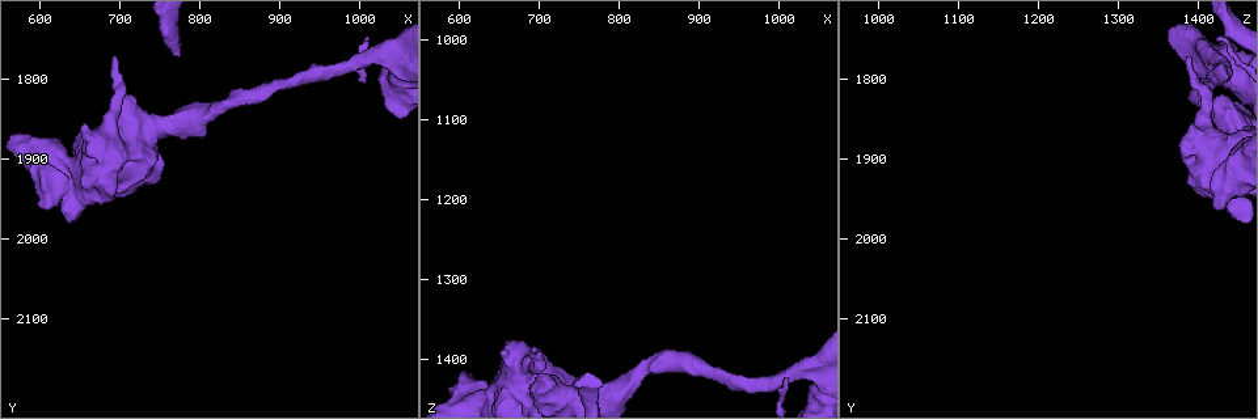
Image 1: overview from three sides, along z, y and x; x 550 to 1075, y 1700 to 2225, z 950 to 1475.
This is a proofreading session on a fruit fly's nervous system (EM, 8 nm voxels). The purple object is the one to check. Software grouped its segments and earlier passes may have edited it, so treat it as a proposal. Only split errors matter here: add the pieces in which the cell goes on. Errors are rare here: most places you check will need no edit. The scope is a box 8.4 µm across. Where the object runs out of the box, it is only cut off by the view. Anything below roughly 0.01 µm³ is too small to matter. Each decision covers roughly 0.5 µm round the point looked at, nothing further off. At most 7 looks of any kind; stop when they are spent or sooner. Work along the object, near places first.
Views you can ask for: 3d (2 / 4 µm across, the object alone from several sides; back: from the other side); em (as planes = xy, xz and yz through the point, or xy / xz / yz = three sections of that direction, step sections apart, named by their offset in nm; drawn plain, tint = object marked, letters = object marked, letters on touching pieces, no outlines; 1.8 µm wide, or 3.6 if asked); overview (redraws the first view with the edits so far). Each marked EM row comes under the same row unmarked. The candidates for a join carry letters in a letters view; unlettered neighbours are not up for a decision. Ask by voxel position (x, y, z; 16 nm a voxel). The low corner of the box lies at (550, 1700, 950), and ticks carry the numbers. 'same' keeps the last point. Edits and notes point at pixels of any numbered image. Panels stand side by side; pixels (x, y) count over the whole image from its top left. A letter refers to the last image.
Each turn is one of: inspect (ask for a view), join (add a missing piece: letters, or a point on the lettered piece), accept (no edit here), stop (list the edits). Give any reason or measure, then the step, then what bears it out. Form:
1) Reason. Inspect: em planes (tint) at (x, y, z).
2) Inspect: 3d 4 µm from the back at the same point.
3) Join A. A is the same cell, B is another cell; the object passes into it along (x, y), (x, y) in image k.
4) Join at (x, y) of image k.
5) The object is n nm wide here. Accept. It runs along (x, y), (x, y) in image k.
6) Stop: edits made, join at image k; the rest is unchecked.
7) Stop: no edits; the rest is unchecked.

Sudden change in width. Inspect: em 3.6 µm planes (tint) at (635, 1955, 1440).

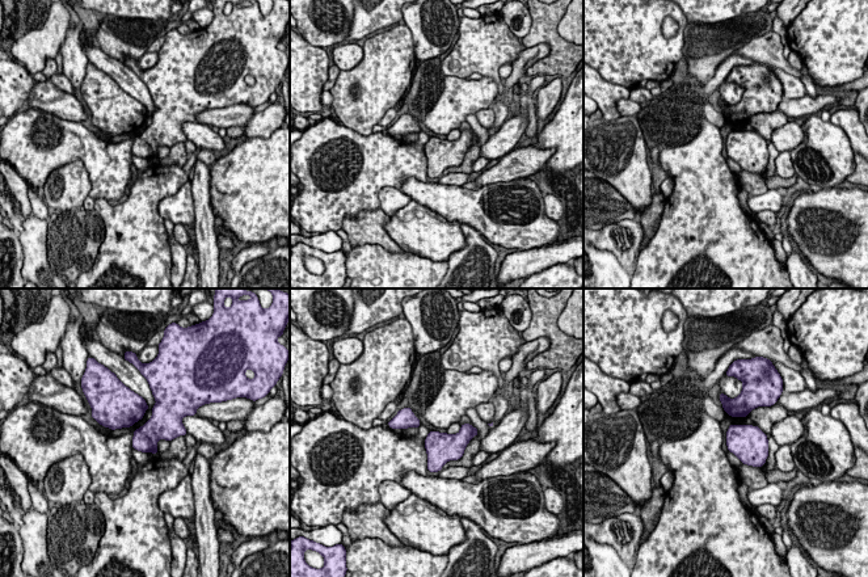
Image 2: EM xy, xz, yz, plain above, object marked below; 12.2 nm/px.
Inspect: em 3.6 µm planes (letters) at the same point.

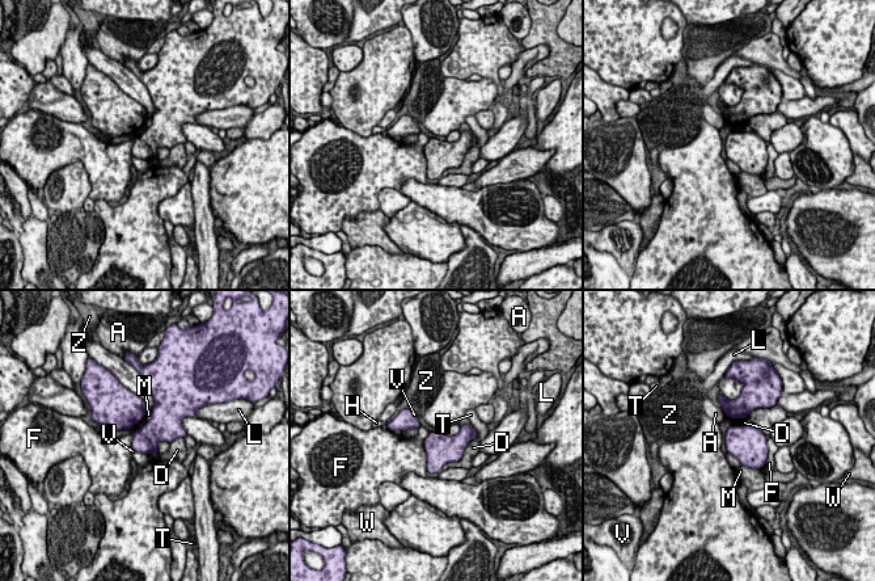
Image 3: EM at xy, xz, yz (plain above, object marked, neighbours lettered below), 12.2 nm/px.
Accept. A, D, F, H, L, M, T, V, W and Z are other cells; a border runs along (731, 425), (726, 433), (726, 451) in image 3; no lettered piece goes on from it.

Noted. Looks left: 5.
Branch stops here. Inspect: em xy step 8 (letters) at (695, 1770, 1385).

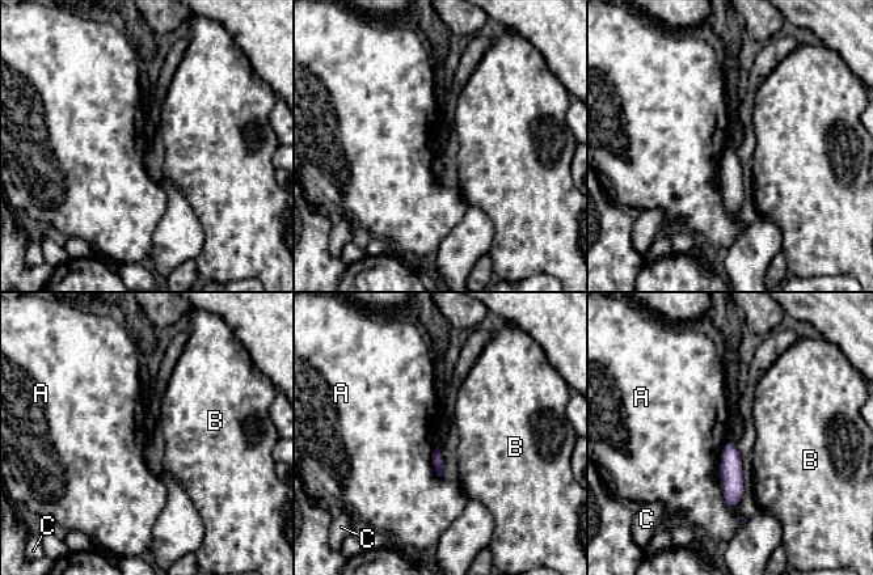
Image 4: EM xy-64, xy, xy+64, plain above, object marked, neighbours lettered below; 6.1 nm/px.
Inspect: em planes (letters) at the same point.

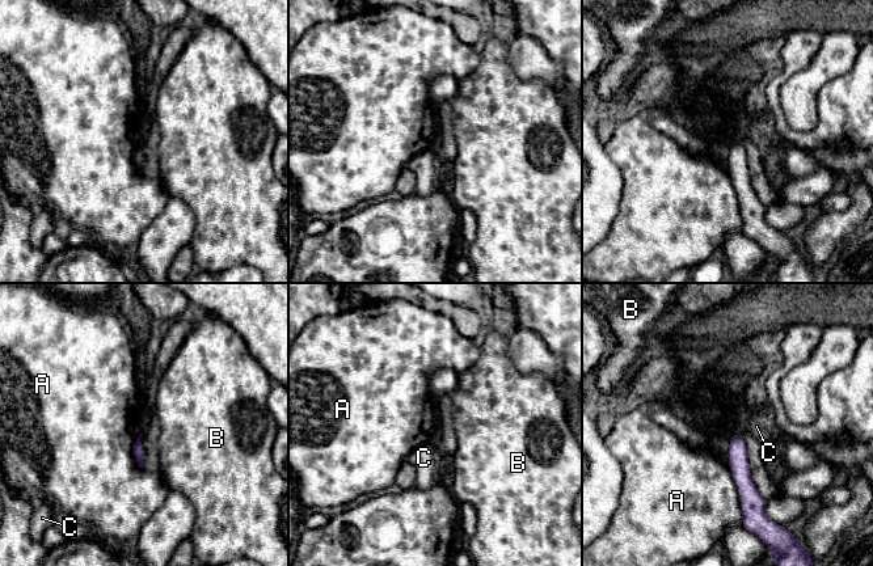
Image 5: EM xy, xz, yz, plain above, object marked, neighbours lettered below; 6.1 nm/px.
Accept. A, B and C are other cells; it runs along (734, 436), (749, 506) in image 5; none of them fits.

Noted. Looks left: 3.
Sharp bend. Inspect: em 3.6 µm planes (letters) at (1040, 1770, 1410).

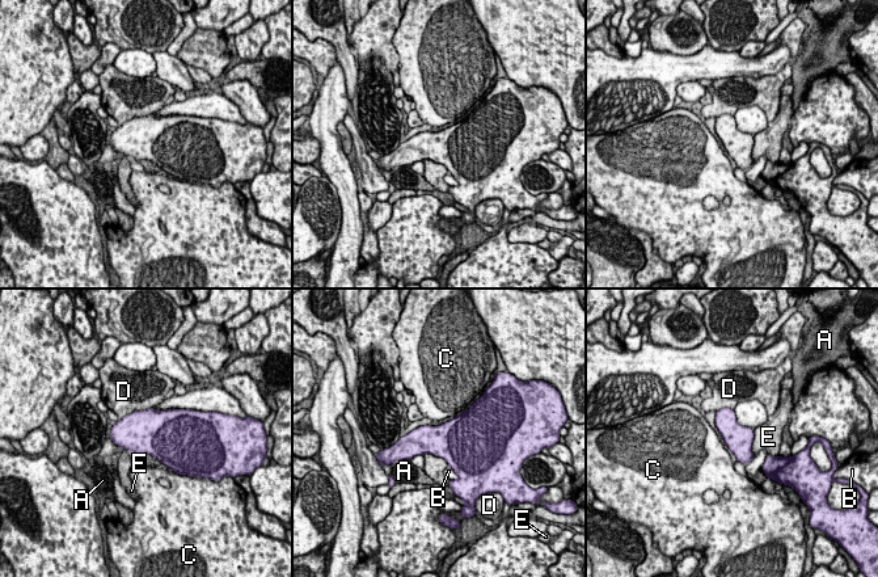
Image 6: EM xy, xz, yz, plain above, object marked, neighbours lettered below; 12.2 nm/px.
The object is 320 nm wide here; the longest contact is with D, 460 nm. Accept. A, B, C, D and E are other cells; no lettered piece goes on from it.

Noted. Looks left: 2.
Stop: no edits; the rest is unchecked.

